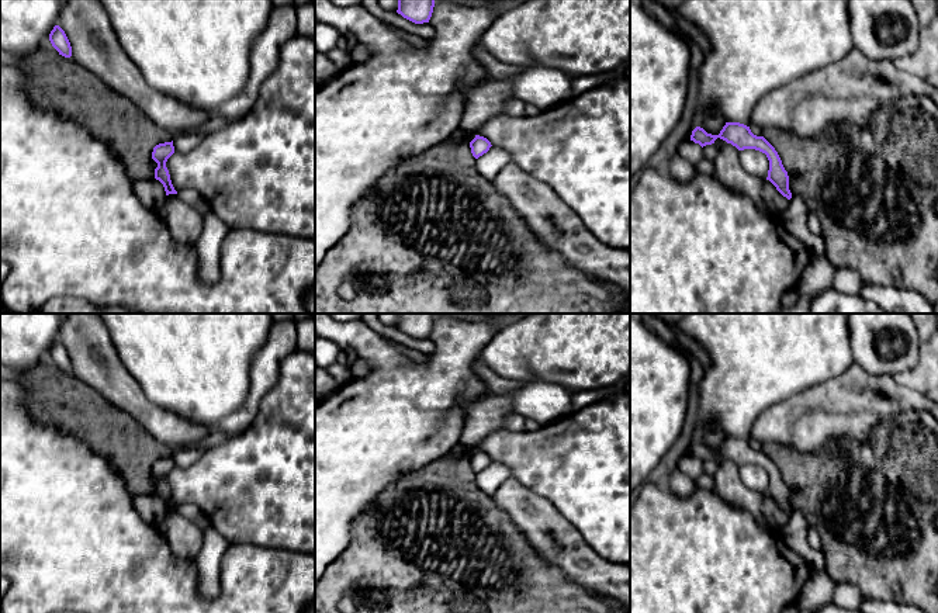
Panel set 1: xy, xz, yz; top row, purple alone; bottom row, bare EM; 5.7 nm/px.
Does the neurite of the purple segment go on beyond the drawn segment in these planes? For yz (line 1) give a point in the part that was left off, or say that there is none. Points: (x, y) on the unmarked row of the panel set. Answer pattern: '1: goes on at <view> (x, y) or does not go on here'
1: does not go on here

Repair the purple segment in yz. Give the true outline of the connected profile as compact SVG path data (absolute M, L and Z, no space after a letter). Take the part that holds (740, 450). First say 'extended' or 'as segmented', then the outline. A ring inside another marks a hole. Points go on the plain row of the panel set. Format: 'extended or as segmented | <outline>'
as segmented | M726 437L719 450L707 449L700 441L696 441L690 450L690 456L699 458L702 463L714 458L717 453L731 458L738 465L755 464L765 468L769 475L766 495L769 495L783 512L788 515L792 513L788 486L775 463L764 451L754 450L750 441L740 437Z

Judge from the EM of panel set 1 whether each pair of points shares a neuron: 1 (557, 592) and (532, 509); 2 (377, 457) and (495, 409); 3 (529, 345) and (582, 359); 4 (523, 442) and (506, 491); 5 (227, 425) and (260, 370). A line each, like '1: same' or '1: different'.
1: different
2: different
3: same
4: different
5: same

